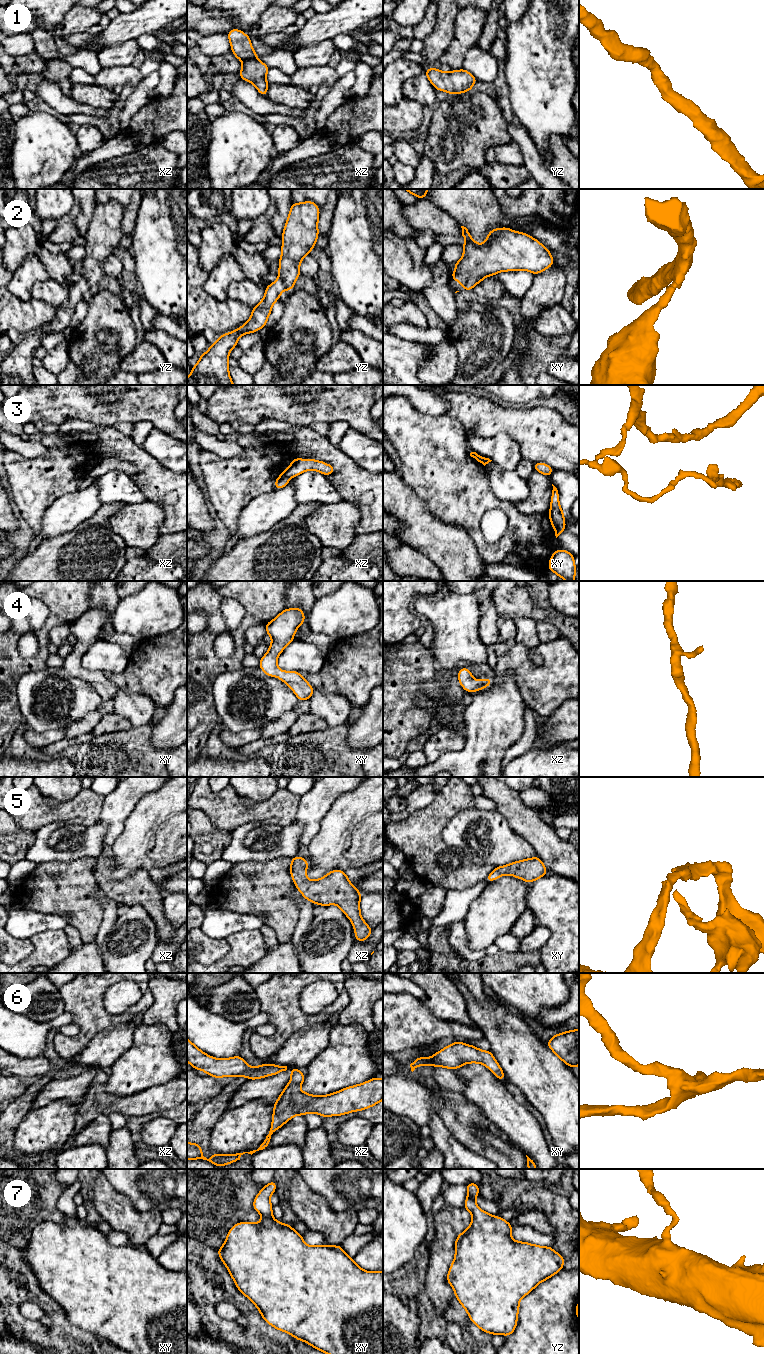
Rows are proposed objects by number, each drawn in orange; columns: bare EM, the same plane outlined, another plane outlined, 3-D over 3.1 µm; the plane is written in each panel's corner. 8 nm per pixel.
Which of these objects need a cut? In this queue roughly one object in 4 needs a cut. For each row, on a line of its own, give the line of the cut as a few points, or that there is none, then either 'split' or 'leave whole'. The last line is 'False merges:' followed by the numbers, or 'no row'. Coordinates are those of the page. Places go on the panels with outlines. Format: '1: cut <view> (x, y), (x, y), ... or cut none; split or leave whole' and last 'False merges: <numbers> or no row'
1: cut none; leave whole
2: cut none; leave whole
3: cut xz (281, 475), (289, 478); split
4: cut none; leave whole
5: cut none; leave whole
6: cut none; leave whole
7: cut none; leave whole
False merges: 3

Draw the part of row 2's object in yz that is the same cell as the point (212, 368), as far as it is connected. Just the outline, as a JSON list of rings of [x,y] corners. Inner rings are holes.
[[[313,201],[292,203],[283,229],[282,254],[279,259],[279,278],[265,288],[264,298],[252,308],[251,317],[244,325],[230,333],[219,336],[217,341],[209,347],[209,350],[200,355],[198,363],[192,367],[190,376],[187,379],[187,385],[234,385],[229,375],[229,352],[236,347],[237,341],[242,335],[254,333],[266,325],[272,306],[280,298],[282,291],[294,289],[295,280],[301,275],[300,263],[307,254],[310,254],[319,236],[319,212],[320,208]]]

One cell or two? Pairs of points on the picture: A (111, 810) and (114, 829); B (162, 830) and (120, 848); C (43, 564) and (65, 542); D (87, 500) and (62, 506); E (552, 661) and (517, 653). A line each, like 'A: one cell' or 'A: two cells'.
A: one cell
B: one cell
C: one cell
D: one cell
E: one cell

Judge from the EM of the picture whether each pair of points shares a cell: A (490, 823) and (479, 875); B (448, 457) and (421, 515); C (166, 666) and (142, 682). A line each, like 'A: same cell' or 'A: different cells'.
A: different cells
B: different cells
C: same cell

